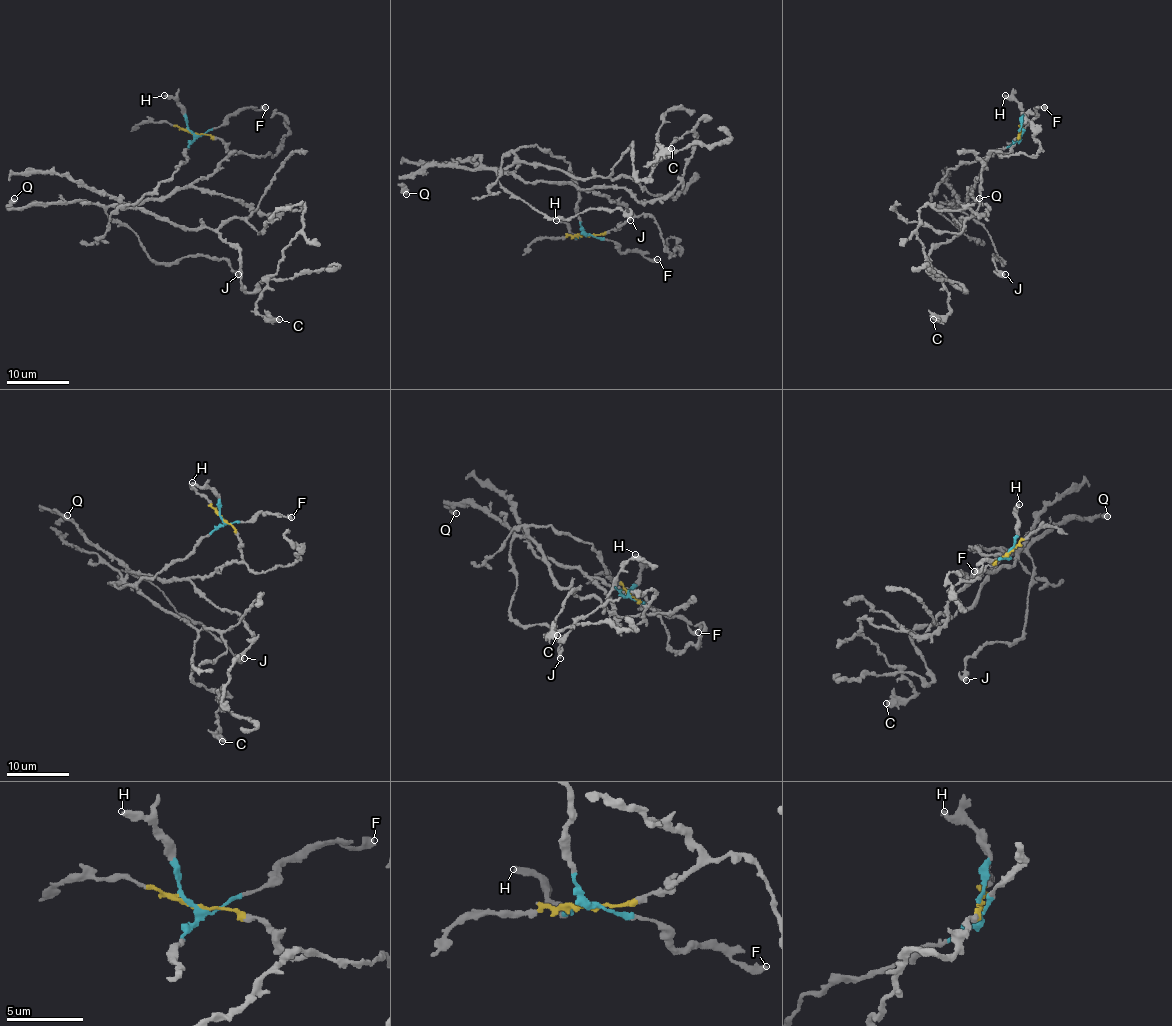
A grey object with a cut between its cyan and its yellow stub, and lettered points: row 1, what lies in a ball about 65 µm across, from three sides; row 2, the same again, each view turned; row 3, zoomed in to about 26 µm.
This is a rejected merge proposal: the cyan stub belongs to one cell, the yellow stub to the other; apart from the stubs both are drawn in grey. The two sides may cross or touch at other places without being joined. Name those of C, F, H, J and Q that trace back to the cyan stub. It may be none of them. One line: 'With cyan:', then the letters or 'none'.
With cyan: F, H, J, Q

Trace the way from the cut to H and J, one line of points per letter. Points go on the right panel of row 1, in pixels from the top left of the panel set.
H: (1019, 133), (1022, 108), (1005, 95)
J: (1019, 133), (949, 169), (931, 195), (987, 231), (1005, 274)

